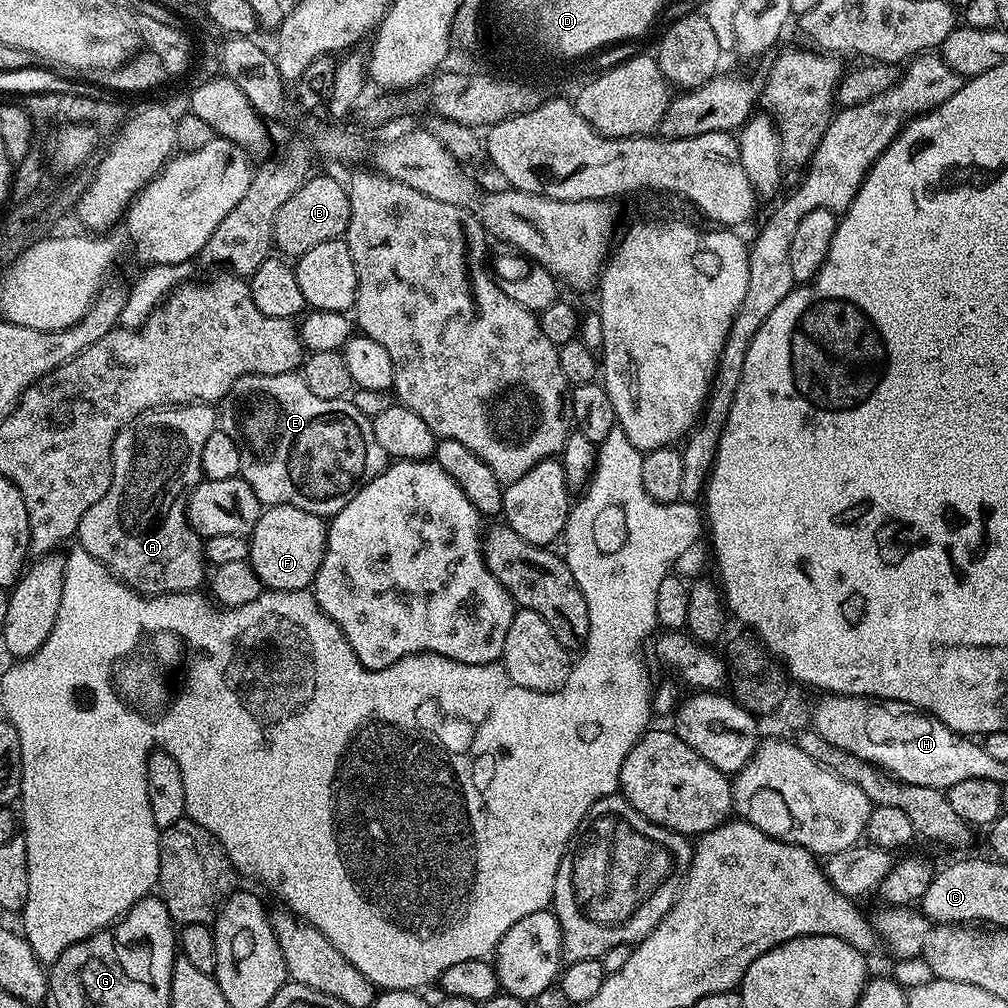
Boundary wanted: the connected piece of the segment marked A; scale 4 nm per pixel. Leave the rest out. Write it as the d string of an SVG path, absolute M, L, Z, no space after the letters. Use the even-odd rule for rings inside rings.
M197 402L143 412L116 436L112 447L112 475L108 478L110 490L82 514L76 536L79 547L102 561L123 584L136 592L165 596L171 592L194 592L203 580L205 583L204 540L188 524L188 495L203 477L202 450L206 438L217 428L217 409Z

